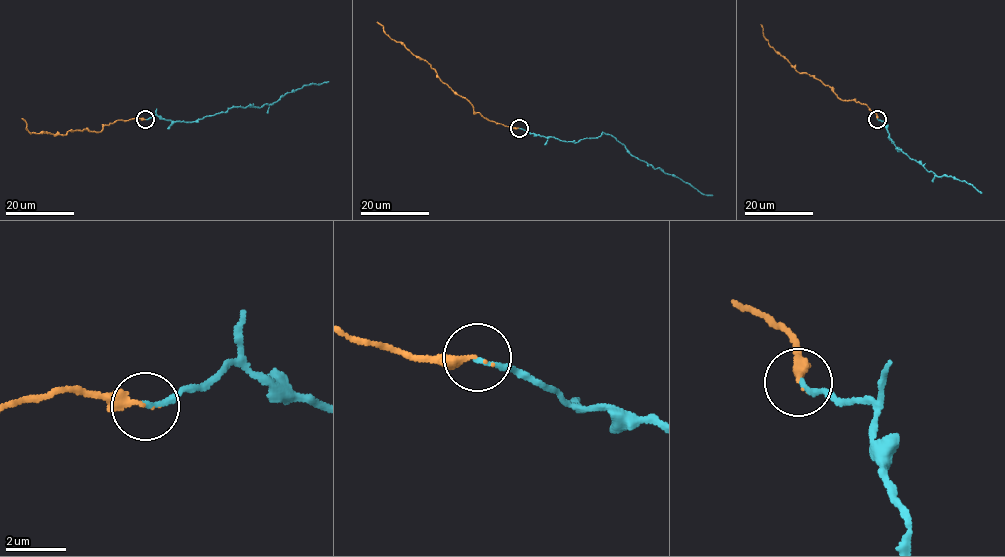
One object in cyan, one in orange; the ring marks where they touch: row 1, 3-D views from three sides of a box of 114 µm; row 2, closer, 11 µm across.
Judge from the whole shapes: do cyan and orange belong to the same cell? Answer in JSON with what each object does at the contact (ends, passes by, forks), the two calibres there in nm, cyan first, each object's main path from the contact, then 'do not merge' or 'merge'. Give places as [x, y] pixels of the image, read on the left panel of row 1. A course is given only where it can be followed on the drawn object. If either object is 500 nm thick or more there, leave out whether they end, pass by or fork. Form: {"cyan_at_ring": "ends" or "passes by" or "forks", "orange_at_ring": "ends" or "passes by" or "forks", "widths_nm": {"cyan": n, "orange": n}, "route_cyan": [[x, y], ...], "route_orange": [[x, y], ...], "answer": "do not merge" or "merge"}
{"cyan_at_ring": "ends", "orange_at_ring": "ends", "widths_nm": {"cyan": 170, "orange": 260}, "route_cyan": [[145, 119], [157, 114], [174, 121], [197, 122], [239, 106], [271, 104], [304, 86], [328, 81]], "route_orange": [[145, 120], [117, 120], [99, 132], [84, 129], [70, 130], [64, 135], [31, 133], [22, 118]], "answer": "merge"}

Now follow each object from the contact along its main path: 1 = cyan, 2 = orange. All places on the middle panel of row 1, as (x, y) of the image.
1: (519, 128), (575, 142), (603, 133), (611, 134), (632, 155), (712, 195)
2: (519, 127), (489, 121), (474, 111), (472, 105), (442, 82), (425, 61), (391, 38), (377, 21)

